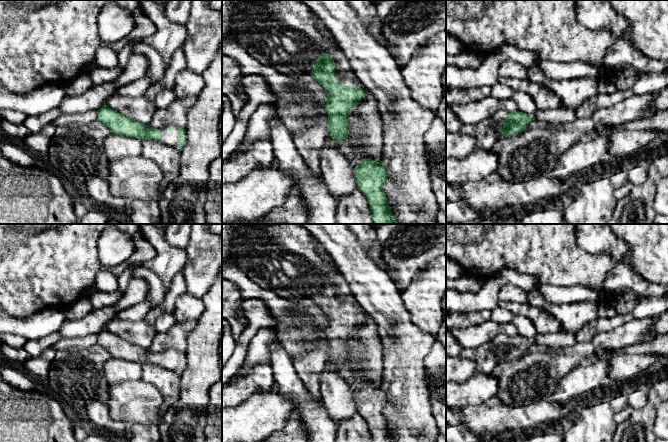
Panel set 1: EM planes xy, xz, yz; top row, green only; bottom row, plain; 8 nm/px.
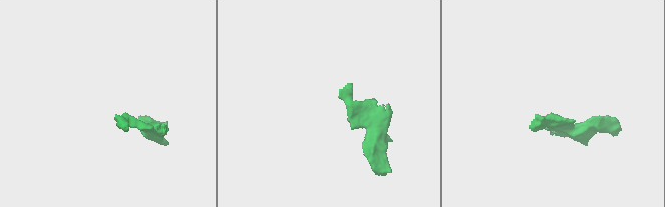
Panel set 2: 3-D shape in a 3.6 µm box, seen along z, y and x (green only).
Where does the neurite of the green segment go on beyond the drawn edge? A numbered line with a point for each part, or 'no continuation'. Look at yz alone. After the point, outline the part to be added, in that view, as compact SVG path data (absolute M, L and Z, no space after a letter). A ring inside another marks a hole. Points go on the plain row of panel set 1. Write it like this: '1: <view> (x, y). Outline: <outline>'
1: yz (487, 357). Outline: M499 334L476 348L464 348L460 357L474 361L477 373L491 375L493 370L503 362L503 344L507 338L506 334Z

